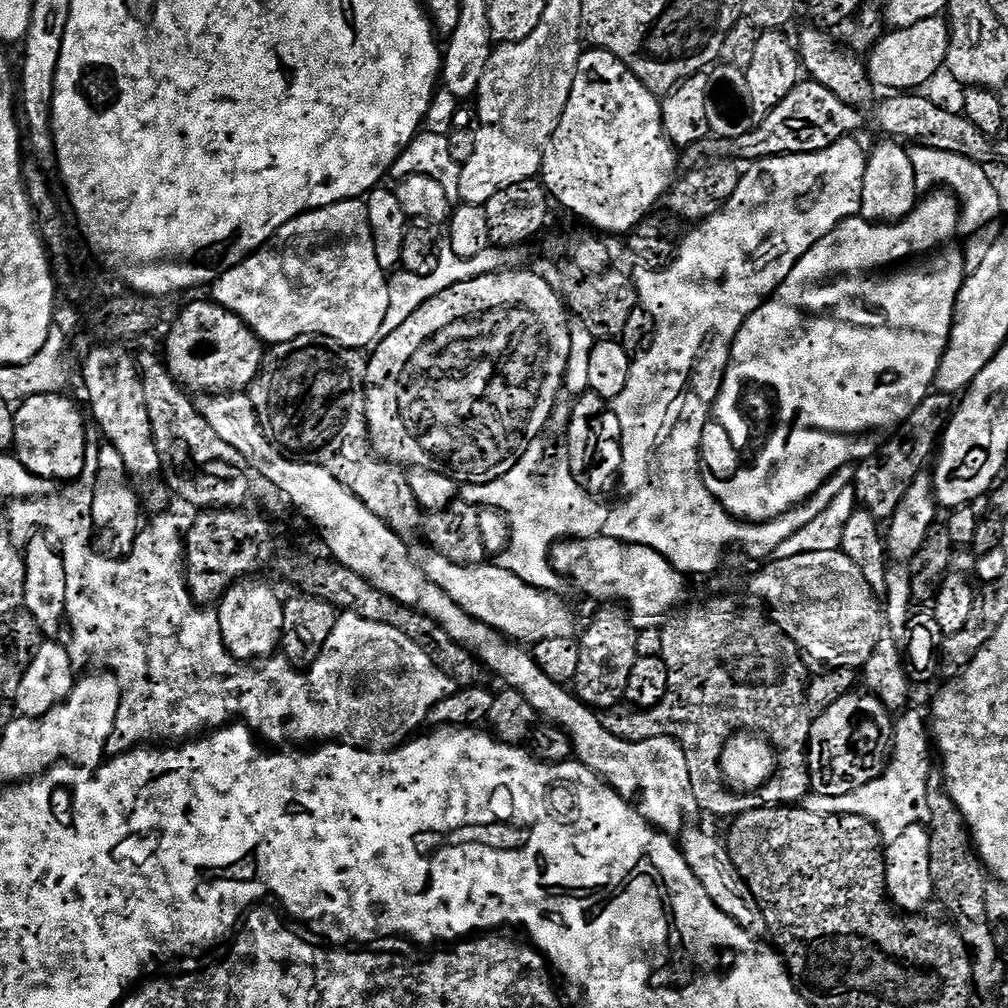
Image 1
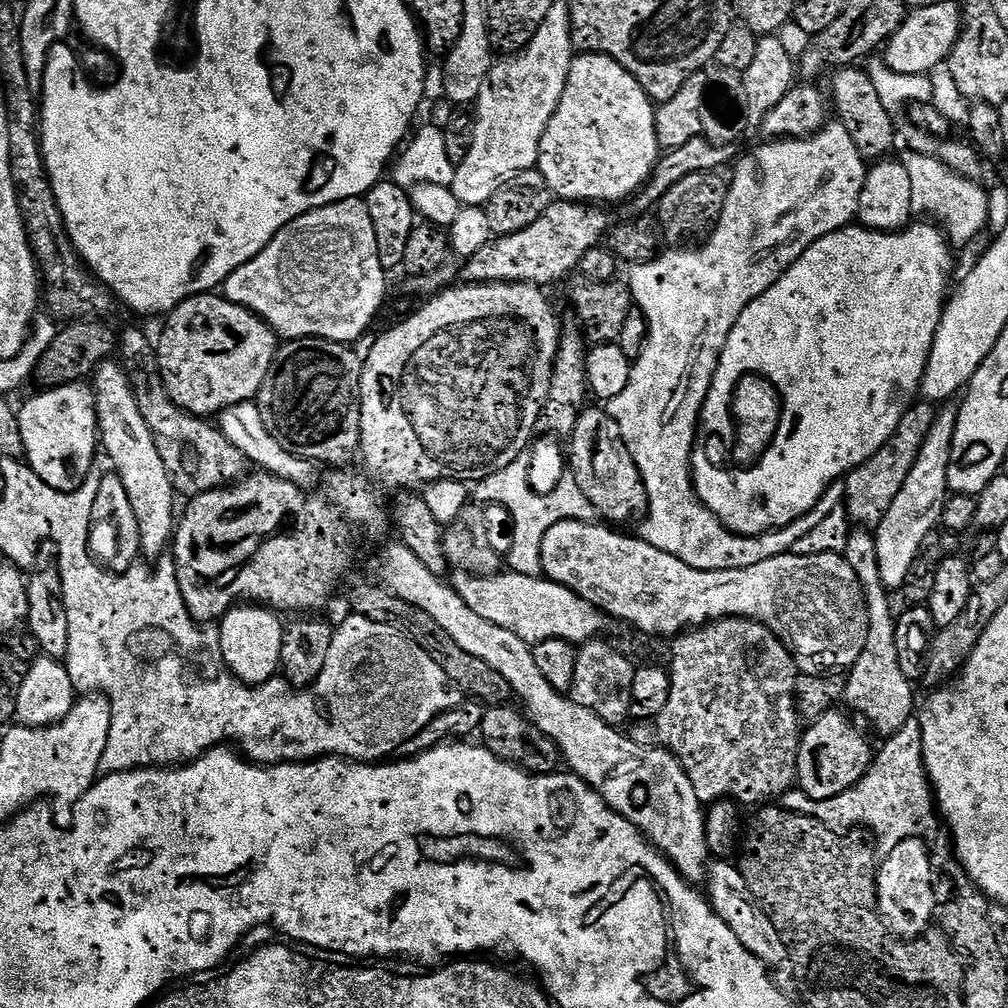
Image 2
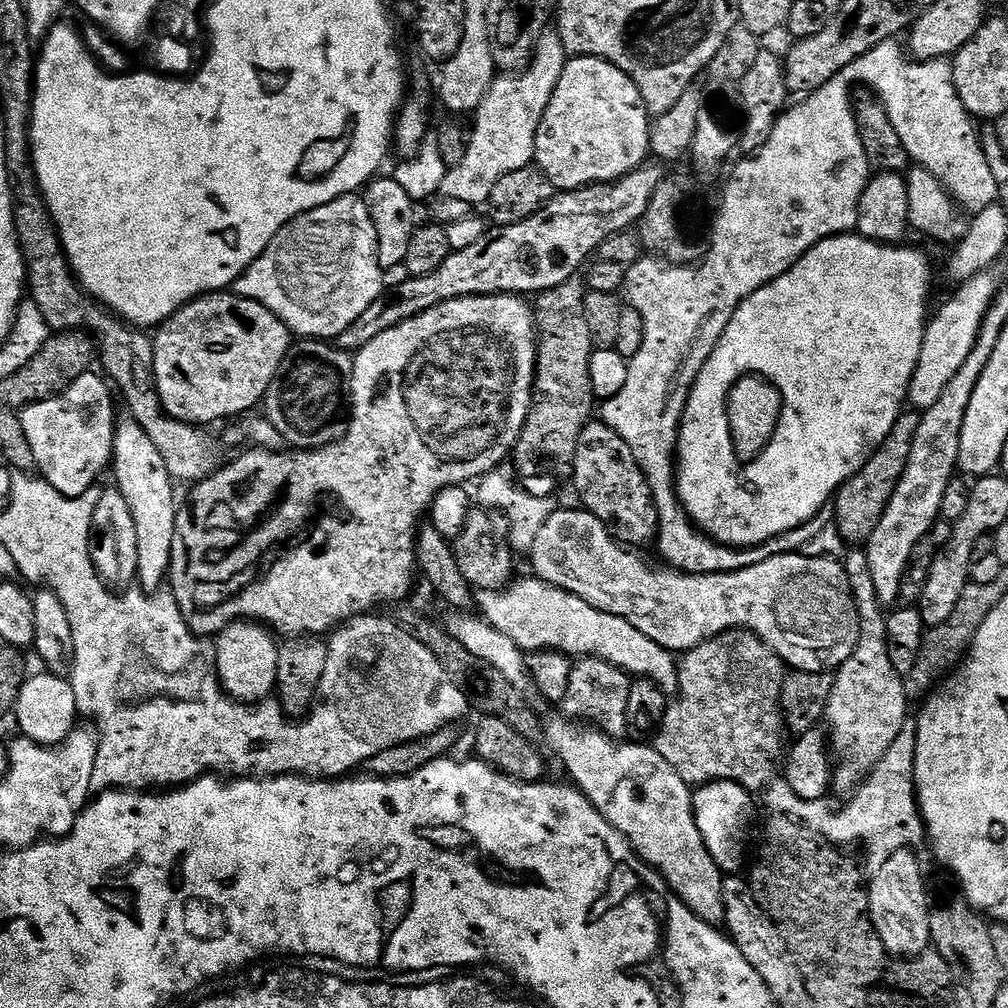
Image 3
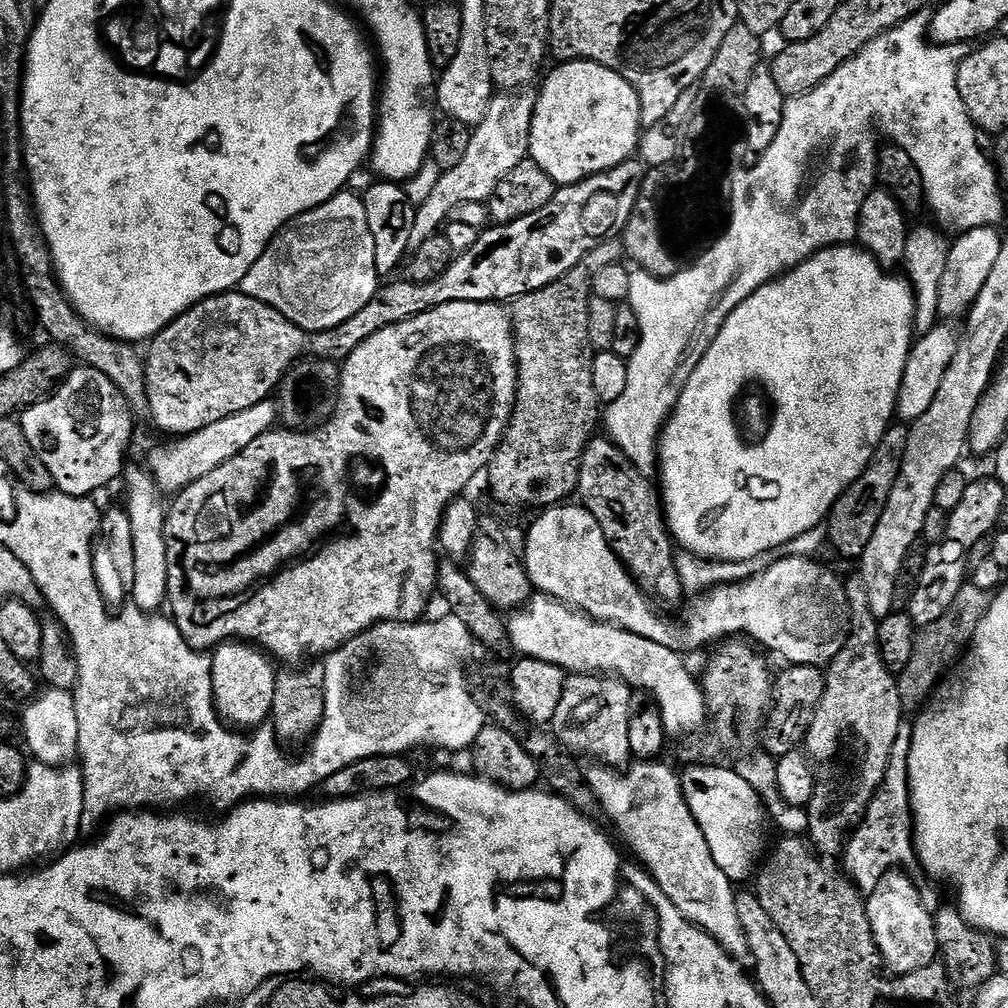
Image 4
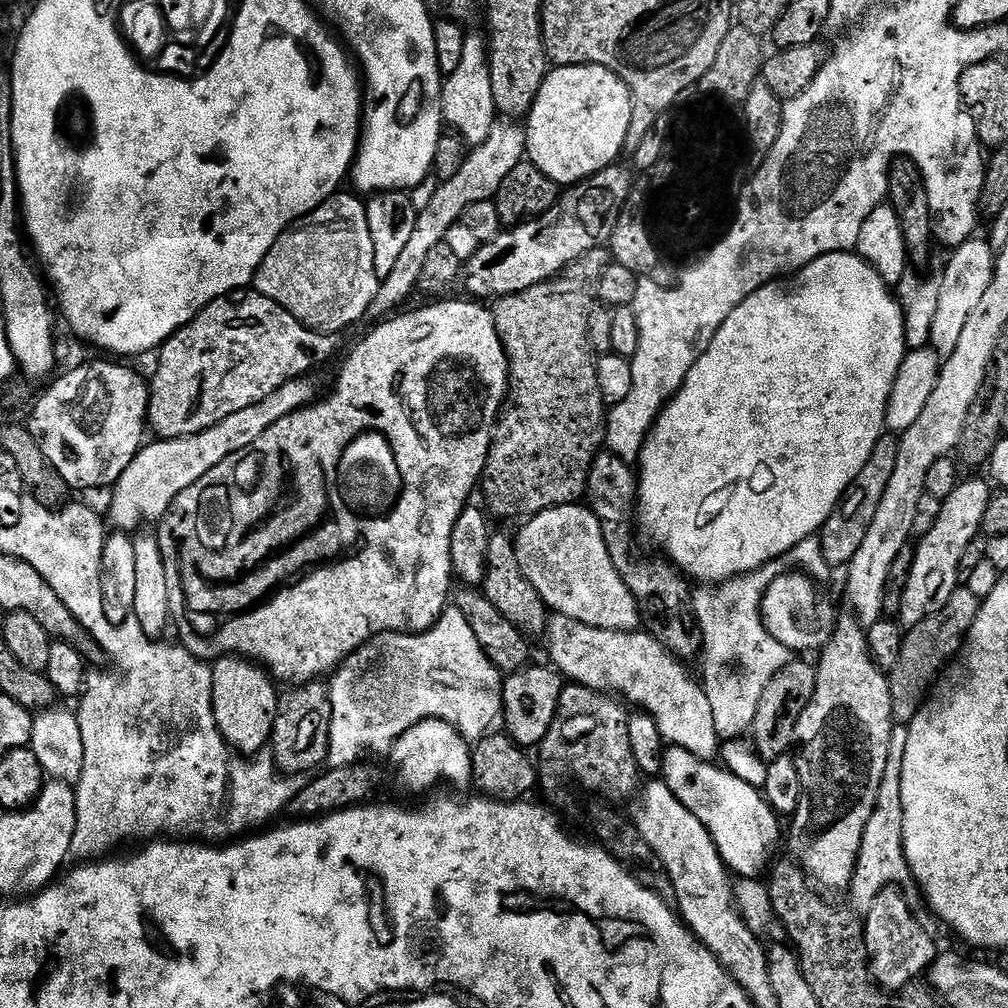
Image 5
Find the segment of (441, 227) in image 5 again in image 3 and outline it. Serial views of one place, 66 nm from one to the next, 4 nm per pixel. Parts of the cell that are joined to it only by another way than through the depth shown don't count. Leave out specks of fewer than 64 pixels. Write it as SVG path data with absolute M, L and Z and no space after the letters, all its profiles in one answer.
M548 30L536 43L532 62L527 68L515 74L495 77L489 92L474 112L476 125L471 125L471 140L465 158L458 166L448 170L446 178L442 178L439 191L441 197L458 198L473 206L483 205L501 178L533 163L542 114L546 114L554 86L558 86L558 78L562 78L562 70L568 65L569 59L559 31Z

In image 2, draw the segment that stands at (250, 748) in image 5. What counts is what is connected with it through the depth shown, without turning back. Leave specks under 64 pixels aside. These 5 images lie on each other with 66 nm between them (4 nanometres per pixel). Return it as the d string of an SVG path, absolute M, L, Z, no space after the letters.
M240 602L218 621L222 658L229 672L243 684L264 684L281 671L282 638L285 621L271 608L255 602Z

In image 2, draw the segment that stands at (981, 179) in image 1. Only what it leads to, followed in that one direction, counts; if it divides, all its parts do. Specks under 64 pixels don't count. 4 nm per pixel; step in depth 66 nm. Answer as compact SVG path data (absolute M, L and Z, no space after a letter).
M917 149L908 150L900 156L901 164L906 167L910 177L910 198L913 215L933 220L949 239L949 245L956 250L971 244L983 230L987 229L989 218L989 191L982 188L975 179L957 174L944 161L928 152Z

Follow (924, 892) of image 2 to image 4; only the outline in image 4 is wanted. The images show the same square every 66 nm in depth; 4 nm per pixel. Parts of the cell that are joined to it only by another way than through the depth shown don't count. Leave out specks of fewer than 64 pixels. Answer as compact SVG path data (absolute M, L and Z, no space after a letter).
M896 869L882 876L865 901L881 964L894 976L910 974L935 963L939 957L935 917L931 911L928 912L920 891L911 877Z

